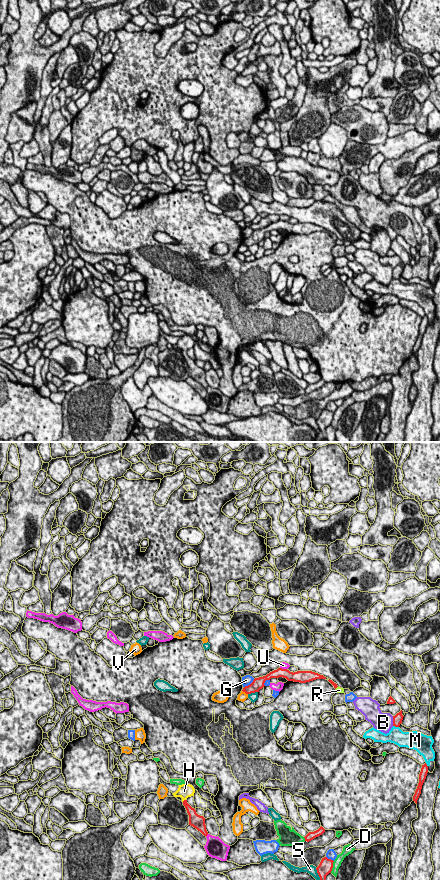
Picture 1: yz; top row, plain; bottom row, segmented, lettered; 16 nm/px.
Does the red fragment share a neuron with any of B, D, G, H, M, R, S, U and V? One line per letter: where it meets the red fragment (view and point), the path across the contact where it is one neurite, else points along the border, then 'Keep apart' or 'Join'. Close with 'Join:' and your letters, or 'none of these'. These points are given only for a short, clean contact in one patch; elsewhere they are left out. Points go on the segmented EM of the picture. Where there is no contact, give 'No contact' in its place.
B: Touches red at yz (393, 721). Keep apart
D: Touches red at yz (332, 867). Keep apart
G: Touches red at yz (250, 684). Keep apart
H: Touches red at yz (184, 800). Path across: yz (191, 811), (184, 800), (184, 791). Join
M: Touches red at yz (396, 726). Keep apart
R: Touches red at yz (336, 687). Keep apart
S: Touches red at yz (318, 874). Keep apart
U: Touches red at yz (283, 669). Keep apart
V: Touches red at yz (245, 692). Keep apart
Join: H

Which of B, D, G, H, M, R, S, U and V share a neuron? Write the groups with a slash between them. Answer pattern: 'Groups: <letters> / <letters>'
Groups: B / D / G / H / M / R S / U / V

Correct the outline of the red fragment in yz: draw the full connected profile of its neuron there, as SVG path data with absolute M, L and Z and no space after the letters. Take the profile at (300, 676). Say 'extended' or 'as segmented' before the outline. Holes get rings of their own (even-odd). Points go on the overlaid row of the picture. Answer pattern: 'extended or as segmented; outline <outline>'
as segmented; outline M278 668L277 670L270 672L266 676L255 678L253 682L250 685L245 686L242 691L246 694L259 692L259 690L265 686L264 683L266 680L279 677L286 678L288 681L300 683L306 683L316 679L326 679L326 677L324 677L323 675L312 671L297 671L293 673L287 669Z

